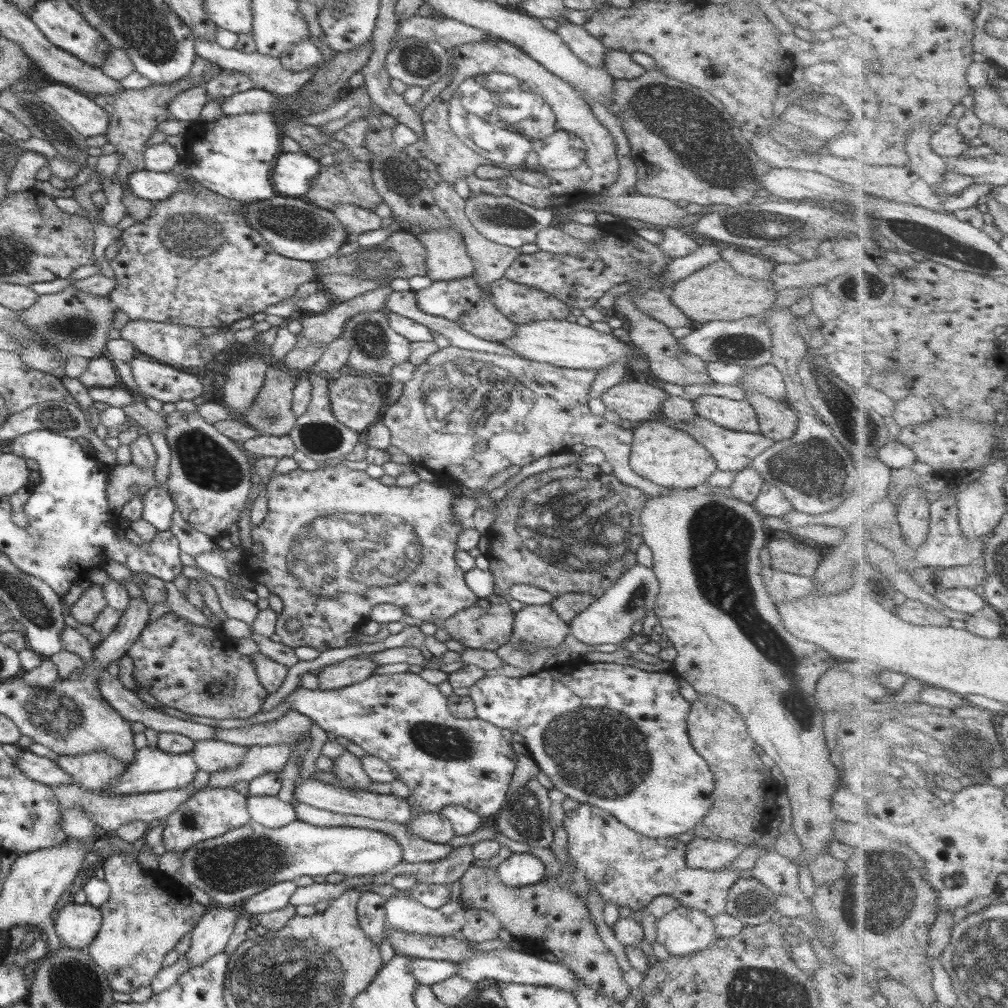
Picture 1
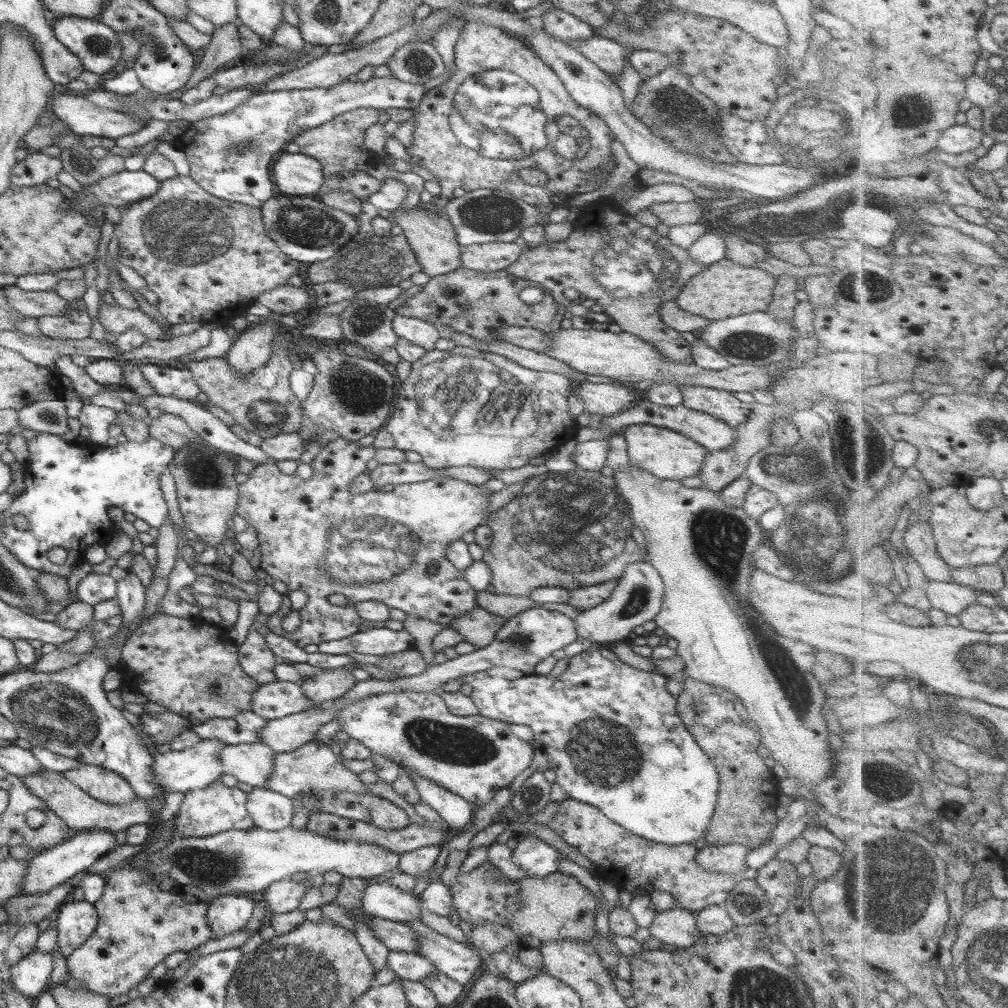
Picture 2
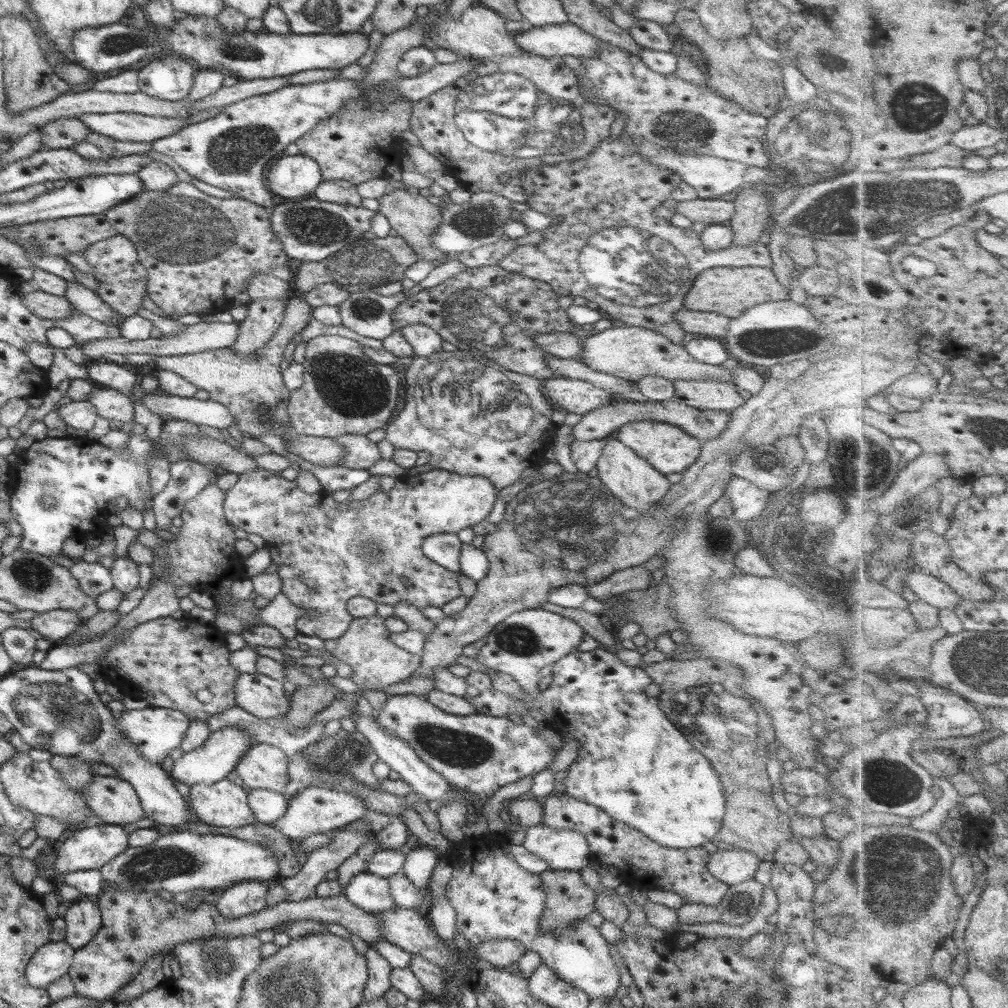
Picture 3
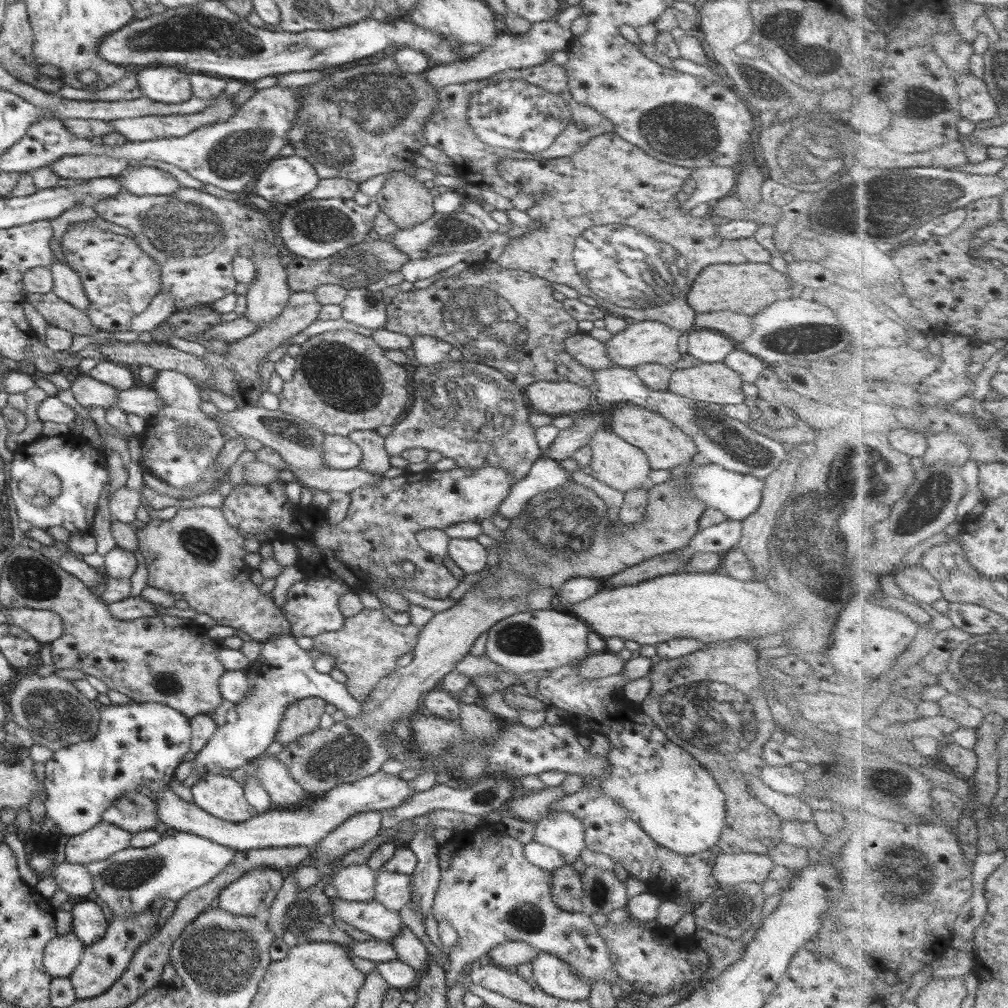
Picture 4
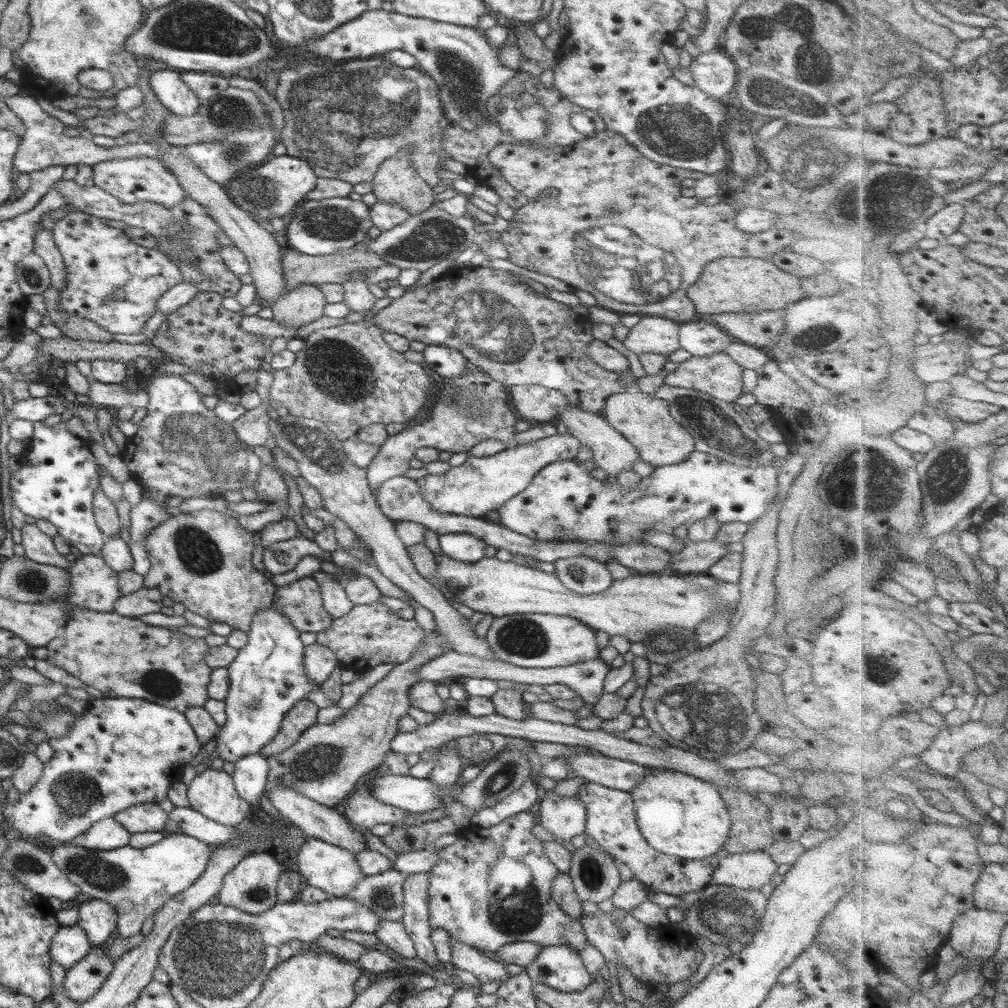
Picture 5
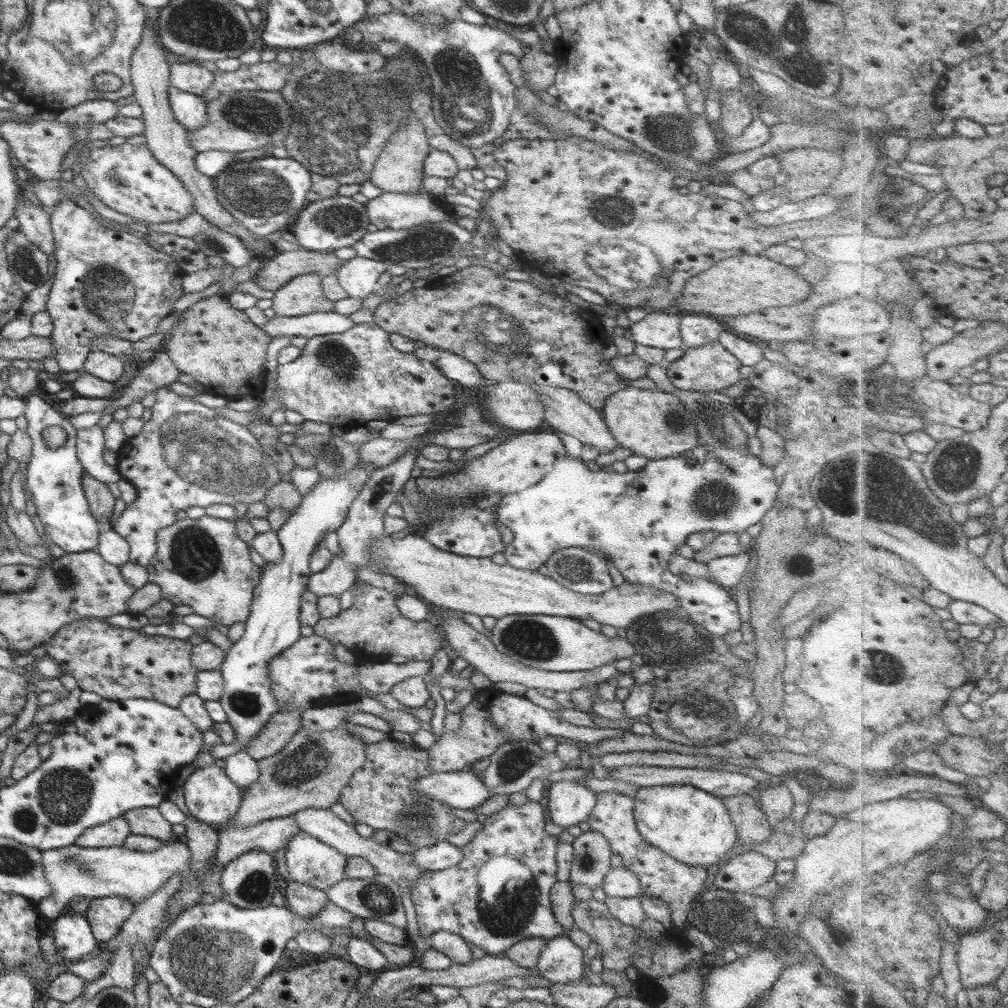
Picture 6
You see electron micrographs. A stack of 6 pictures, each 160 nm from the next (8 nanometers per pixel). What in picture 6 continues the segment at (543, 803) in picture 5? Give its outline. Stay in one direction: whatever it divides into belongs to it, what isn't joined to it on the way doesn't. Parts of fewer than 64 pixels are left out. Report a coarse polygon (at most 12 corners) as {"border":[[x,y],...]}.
{"border":[[577,781],[551,783],[550,820],[568,828],[587,820],[596,793]]}

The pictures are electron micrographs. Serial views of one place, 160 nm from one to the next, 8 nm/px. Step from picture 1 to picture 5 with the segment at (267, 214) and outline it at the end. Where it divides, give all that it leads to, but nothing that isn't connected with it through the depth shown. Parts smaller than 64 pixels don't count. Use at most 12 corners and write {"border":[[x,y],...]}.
{"border":[[347,196],[304,200],[289,248],[323,256],[367,240],[368,206]]}

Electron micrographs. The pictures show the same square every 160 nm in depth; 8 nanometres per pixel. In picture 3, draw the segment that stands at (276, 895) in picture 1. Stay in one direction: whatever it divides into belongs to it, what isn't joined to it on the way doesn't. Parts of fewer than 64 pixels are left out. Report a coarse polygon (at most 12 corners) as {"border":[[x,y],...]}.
{"border":[[361,819],[311,851],[295,876],[278,878],[285,901],[312,895],[364,843]]}

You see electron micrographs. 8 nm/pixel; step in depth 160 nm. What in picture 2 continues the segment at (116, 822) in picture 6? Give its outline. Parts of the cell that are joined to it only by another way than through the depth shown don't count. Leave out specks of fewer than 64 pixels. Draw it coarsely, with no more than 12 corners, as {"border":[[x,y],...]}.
{"border":[[88,830],[23,863],[20,894],[47,892],[115,848]]}

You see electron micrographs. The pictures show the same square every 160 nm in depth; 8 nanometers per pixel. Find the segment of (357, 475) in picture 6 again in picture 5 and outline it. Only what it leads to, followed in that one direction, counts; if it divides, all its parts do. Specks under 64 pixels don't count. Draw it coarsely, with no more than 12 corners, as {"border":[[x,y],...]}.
{"border":[[258,610],[227,670],[218,758],[257,753],[319,687],[299,631]]}

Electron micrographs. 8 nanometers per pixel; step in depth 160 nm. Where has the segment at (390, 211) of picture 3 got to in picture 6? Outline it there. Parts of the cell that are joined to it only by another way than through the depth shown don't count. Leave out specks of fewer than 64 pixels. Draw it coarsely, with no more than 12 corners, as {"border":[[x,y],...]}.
{"border":[[409,114],[387,137],[368,179],[416,193],[430,140]]}

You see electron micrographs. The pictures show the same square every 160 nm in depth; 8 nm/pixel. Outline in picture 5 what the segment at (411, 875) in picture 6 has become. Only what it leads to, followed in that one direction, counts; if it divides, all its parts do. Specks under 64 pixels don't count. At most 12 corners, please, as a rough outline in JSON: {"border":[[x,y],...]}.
{"border":[[285,787],[265,798],[304,838],[353,854],[361,832],[331,808]]}

